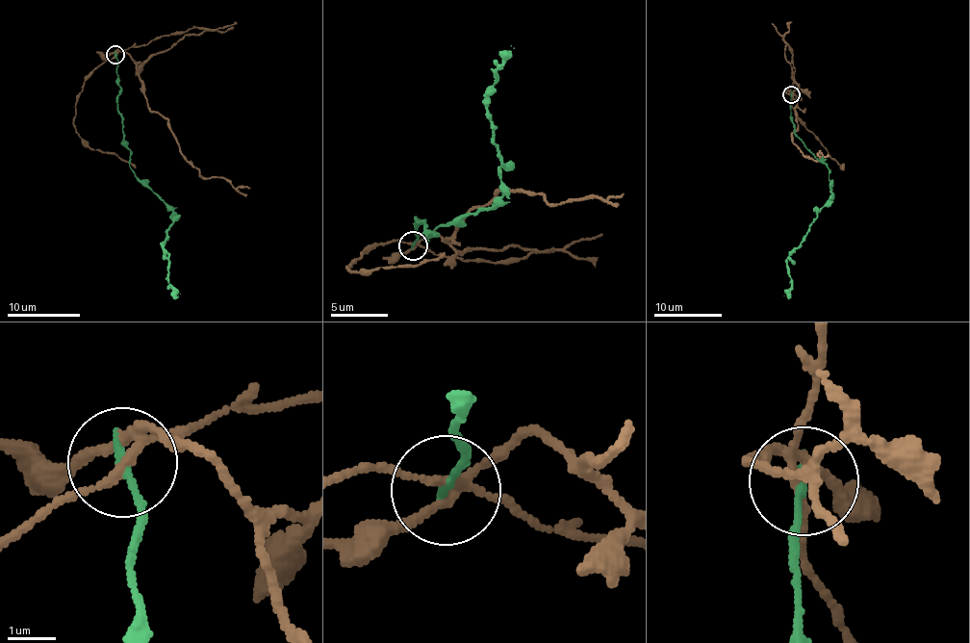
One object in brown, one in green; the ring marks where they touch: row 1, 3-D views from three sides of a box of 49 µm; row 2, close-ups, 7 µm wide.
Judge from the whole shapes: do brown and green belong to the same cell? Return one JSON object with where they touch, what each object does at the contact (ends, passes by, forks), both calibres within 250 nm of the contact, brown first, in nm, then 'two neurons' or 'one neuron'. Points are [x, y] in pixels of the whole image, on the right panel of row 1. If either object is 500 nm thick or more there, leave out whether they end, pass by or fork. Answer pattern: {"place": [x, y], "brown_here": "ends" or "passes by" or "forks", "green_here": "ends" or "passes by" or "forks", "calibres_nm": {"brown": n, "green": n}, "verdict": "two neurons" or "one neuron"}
{"place": [791, 94], "brown_here": "forks", "green_here": "ends", "calibres_nm": {"brown": 170, "green": 160}, "verdict": "two neurons"}

